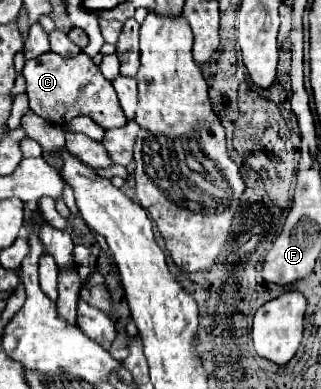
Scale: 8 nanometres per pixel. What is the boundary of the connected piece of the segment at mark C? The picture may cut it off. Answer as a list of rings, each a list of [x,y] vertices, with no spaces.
[[[46,52],[40,58],[26,60],[22,76],[26,80],[26,94],[30,100],[30,108],[40,118],[52,124],[62,124],[62,120],[70,122],[78,114],[90,116],[106,130],[126,124],[126,118],[124,118],[124,112],[120,110],[120,102],[112,82],[108,82],[100,74],[100,68],[84,52],[74,58],[62,58],[58,54]]]

